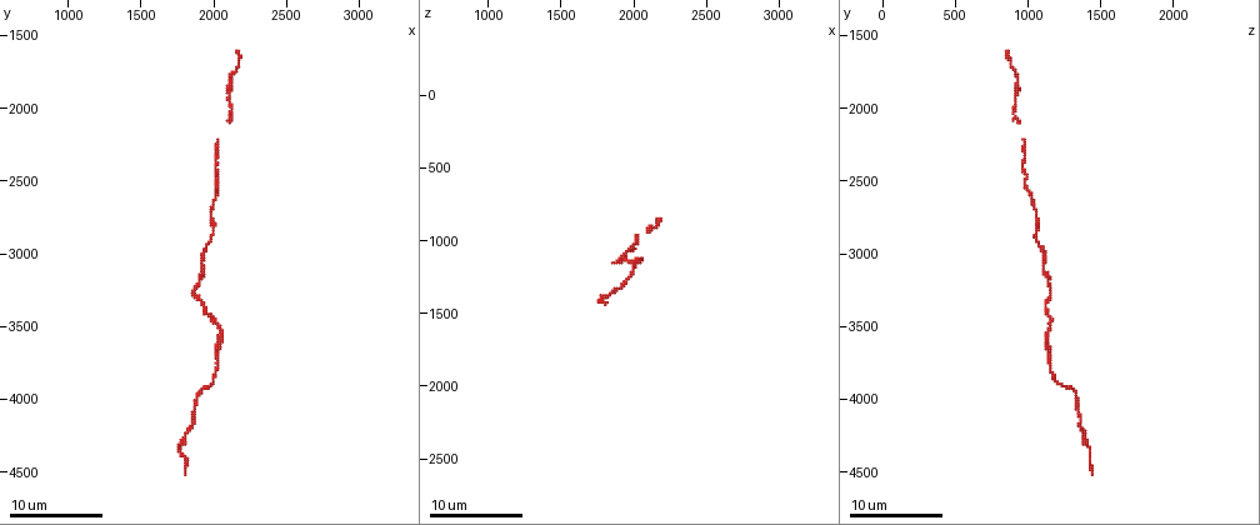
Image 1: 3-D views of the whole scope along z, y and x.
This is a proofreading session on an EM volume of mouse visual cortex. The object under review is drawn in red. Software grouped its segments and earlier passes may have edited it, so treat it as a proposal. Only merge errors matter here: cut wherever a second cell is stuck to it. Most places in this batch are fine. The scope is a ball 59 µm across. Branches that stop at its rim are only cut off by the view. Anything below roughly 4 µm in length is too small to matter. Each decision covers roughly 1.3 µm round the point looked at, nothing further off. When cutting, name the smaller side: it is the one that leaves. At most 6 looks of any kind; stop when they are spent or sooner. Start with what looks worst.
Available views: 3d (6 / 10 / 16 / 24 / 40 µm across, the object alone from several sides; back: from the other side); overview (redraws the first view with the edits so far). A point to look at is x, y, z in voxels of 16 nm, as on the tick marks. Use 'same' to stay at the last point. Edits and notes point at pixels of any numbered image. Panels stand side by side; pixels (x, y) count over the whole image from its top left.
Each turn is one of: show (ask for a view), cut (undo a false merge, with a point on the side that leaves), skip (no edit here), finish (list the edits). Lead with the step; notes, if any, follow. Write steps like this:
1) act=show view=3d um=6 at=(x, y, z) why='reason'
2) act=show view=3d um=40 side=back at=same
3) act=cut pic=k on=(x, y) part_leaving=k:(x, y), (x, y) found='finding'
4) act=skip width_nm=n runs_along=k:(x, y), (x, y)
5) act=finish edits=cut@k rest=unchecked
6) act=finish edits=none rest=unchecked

act=show view=3d um=16 at=(2100, 1940, 900) why='calibre changes'

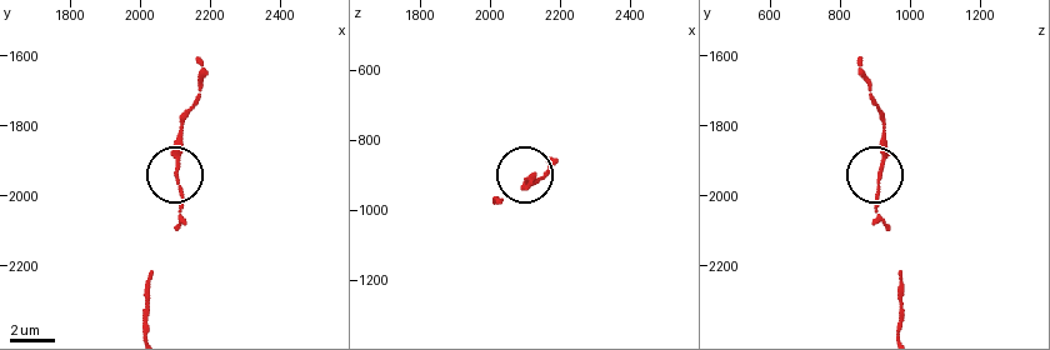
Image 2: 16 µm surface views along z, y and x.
act=show view=3d um=6 at=(2110, 1950, 910) why='closer look'

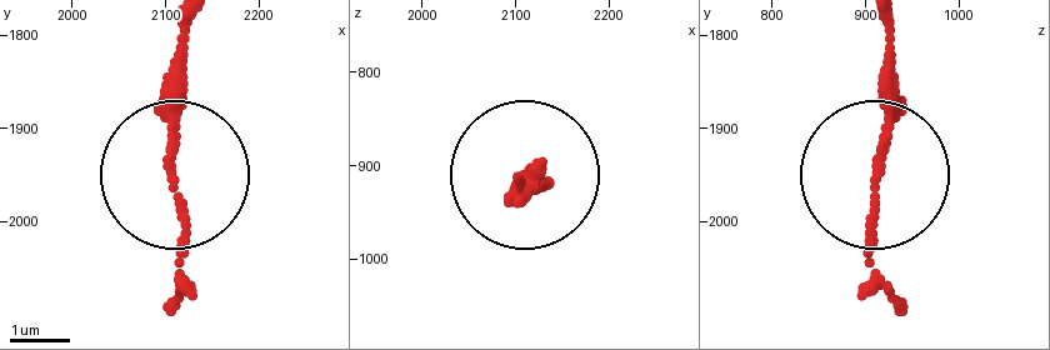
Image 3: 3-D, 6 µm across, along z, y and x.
act=skip found='continuous, no second cell'

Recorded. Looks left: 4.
act=show view=3d um=16 at=(2020, 3660, 1120) why='sudden change in width'

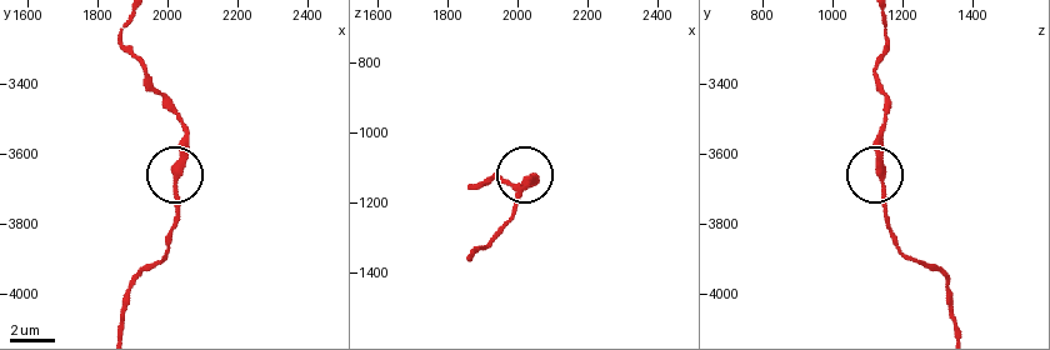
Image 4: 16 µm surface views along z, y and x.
act=show view=3d um=16 side=back at=(2030, 3660, 1130)

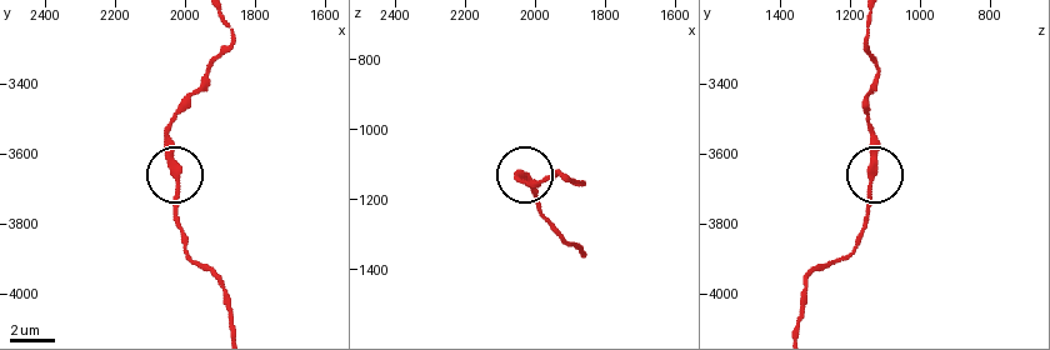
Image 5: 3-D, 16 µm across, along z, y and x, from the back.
act=skip runs_along=5:(870, 21), (878, 84), (866, 106), (871, 201), (860, 239) found='one cell here'

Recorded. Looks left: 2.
act=show view=3d um=10 at=(1920, 3140, 1120)

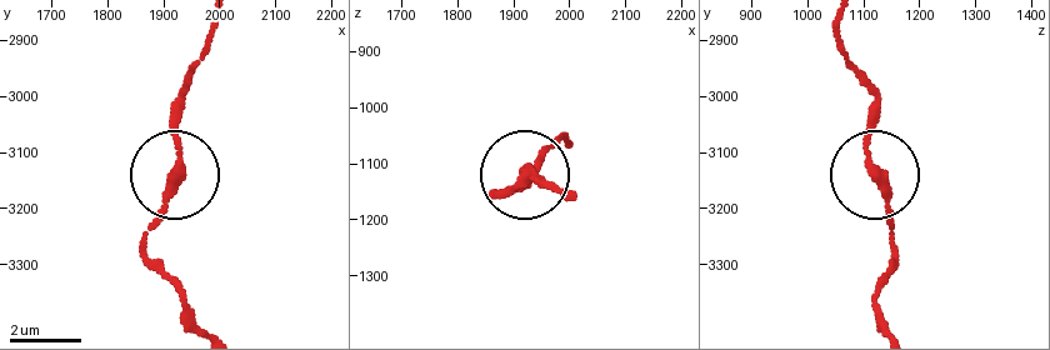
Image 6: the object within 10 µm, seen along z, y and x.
act=skip runs_along=6:(174, 171), (183, 81) found='one cell here'

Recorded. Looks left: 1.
act=finish edits=none rest=unchecked

